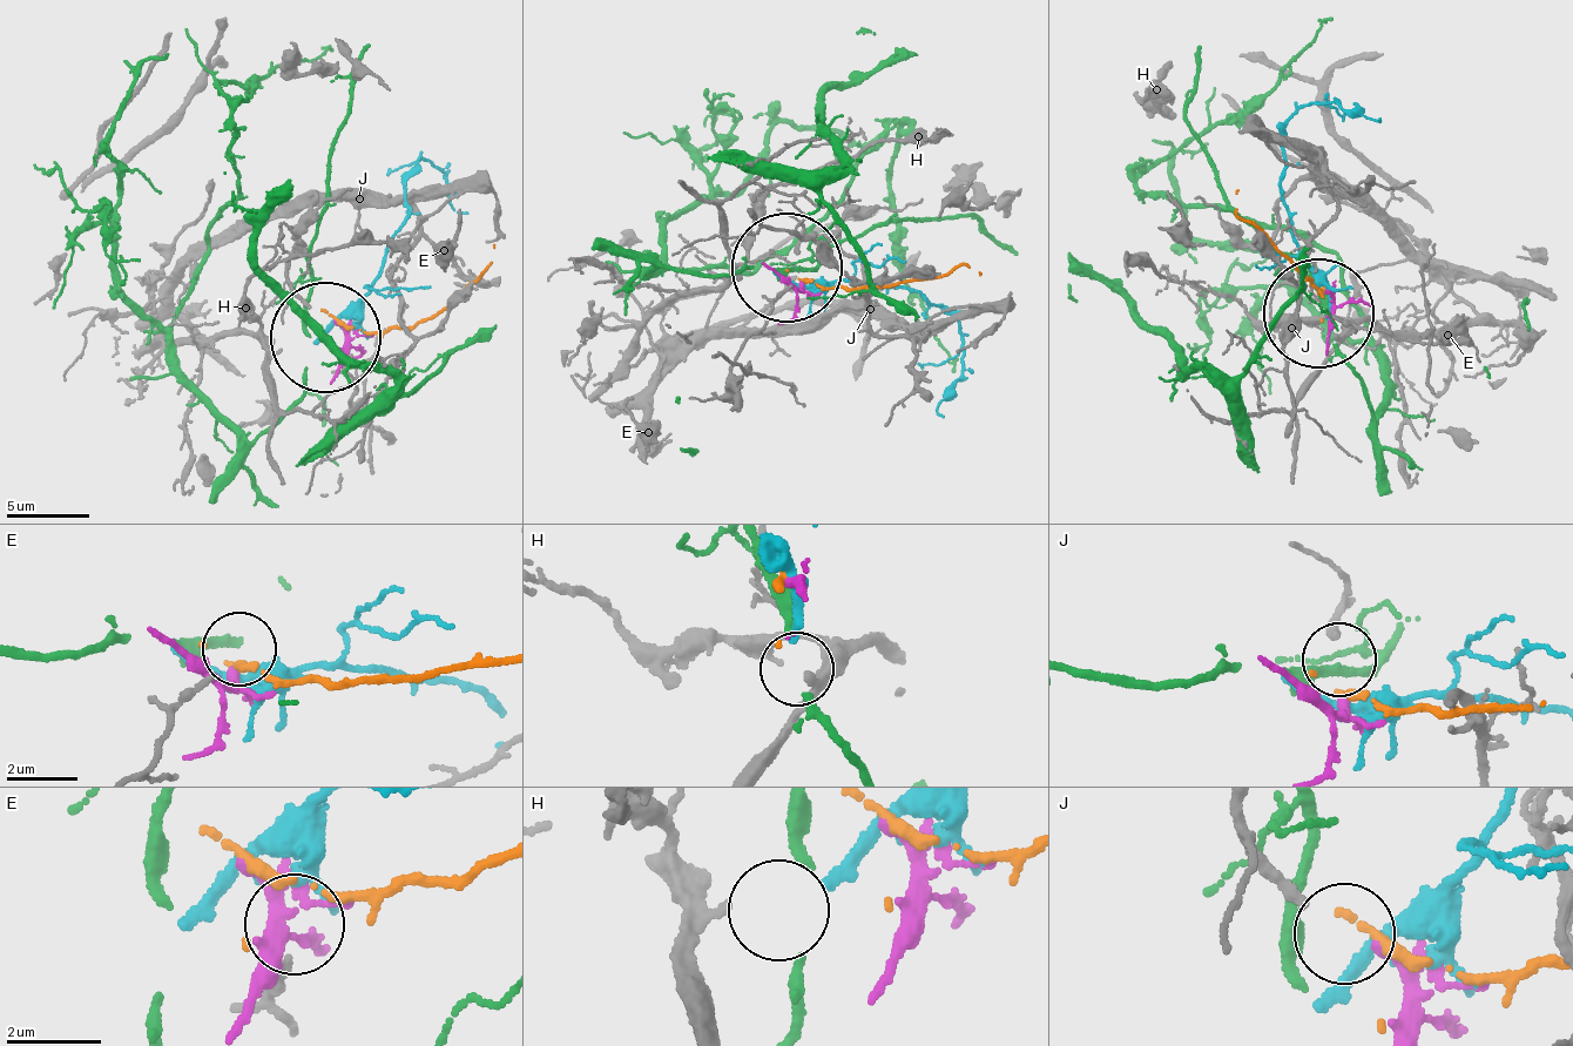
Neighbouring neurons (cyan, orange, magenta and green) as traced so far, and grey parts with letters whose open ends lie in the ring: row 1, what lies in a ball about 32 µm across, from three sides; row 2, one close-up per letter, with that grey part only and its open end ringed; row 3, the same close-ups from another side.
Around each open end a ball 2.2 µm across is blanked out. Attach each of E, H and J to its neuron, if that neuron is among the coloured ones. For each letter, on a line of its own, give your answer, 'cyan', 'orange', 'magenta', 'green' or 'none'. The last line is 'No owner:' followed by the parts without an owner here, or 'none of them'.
E: none
H: cyan
J: magenta
No owner: E

